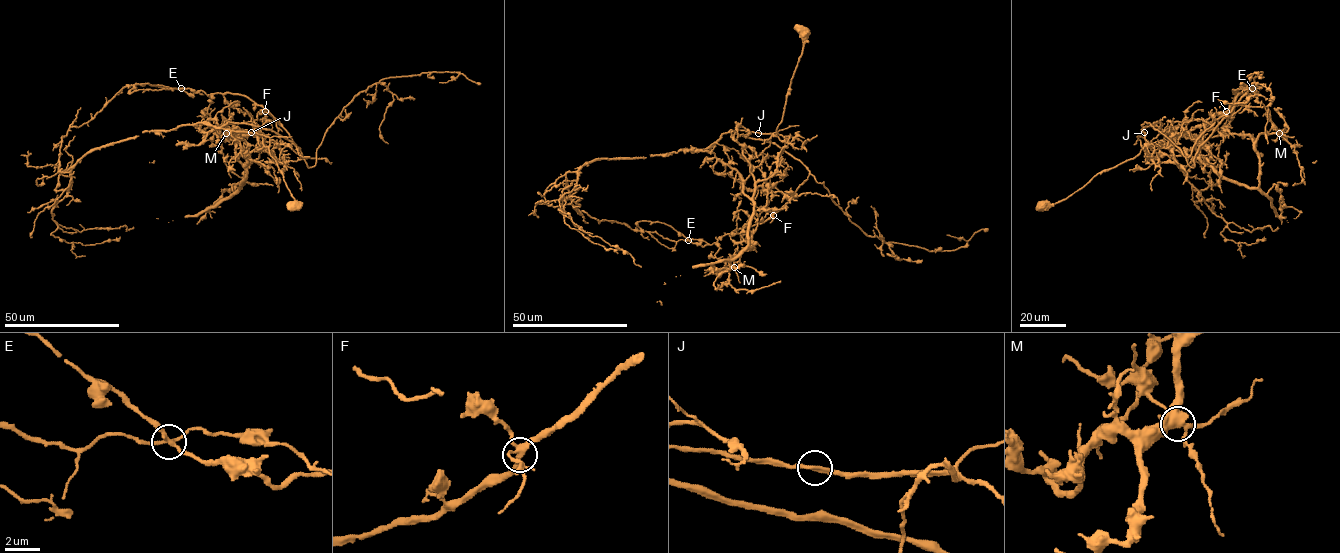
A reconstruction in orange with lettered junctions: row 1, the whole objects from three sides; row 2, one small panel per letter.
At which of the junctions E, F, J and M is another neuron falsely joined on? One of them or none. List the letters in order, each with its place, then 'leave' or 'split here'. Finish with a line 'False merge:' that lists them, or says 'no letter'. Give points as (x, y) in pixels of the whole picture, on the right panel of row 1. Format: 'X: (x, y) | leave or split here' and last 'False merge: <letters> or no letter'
E: (1252, 88) | leave
F: (1226, 111) | leave
J: (1144, 132) | leave
M: (1279, 133) | split here
False merge: M

